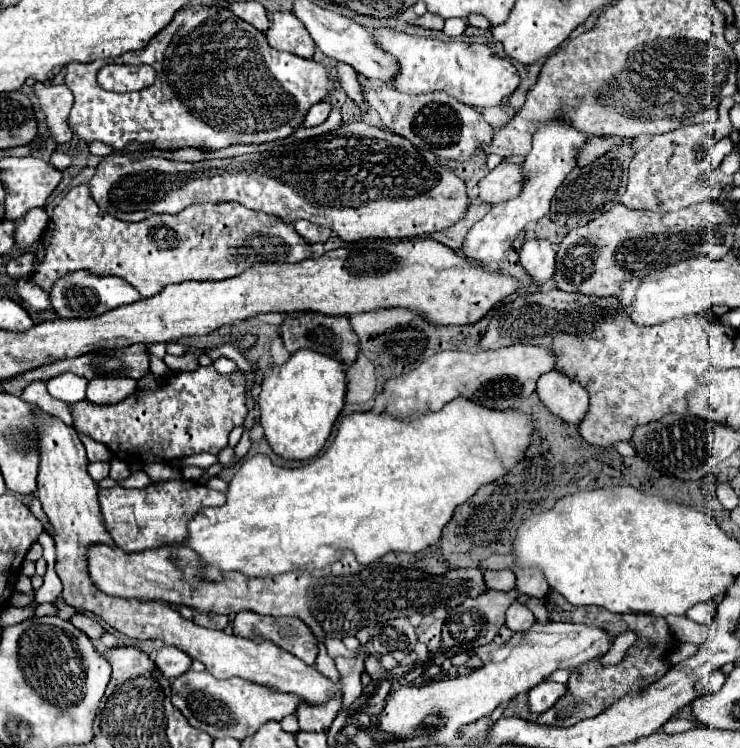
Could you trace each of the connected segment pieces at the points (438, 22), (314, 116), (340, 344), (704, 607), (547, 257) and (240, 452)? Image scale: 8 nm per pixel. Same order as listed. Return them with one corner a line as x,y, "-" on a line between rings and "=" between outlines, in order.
425,13
425,15
417,17
413,23
421,25
421,27
427,27
427,29
441,29
443,27
443,19
439,19
439,15
431,15
431,13
=
315,103
313,107
311,107
311,111
307,113
307,117
305,117
305,121
303,121
303,127
317,127
317,125
321,125
325,119
327,119
327,115
329,115
329,105
327,103
=
299,311
299,313
287,315
279,329
281,329
281,339
289,353
295,353
299,349
313,349
325,355
335,355
345,365
351,365
359,351
359,339
349,323
349,317
331,317
315,311
=
697,603
685,615
687,615
687,619
691,619
695,623
709,625
711,619
713,619
713,615
715,615
715,603
=
527,239
519,259
535,283
545,283
555,273
555,245
549,239
=
247,430
244,431
240,441
234,447
235,449
235,463
239,462
249,451
252,442
249,438
249,433

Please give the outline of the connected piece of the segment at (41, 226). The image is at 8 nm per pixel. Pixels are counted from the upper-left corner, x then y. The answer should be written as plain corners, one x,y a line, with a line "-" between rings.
31,209
29,213
25,213
25,217
15,223
15,245
27,249
37,243
45,233
47,221
49,217
45,209

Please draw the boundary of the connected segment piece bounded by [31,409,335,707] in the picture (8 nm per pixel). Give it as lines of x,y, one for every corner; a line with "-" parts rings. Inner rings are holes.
33,409
31,421
35,423
37,447
39,447
39,475
37,475
37,491
43,511
47,513
51,525
55,527
55,547
57,547
57,575
63,581
61,599
83,611
97,613
103,617
113,629
133,639
161,639
167,645
179,647
191,659
201,661
207,671
217,679
243,677
257,685
275,689
279,693
293,693
307,705
323,705
335,693
335,683
325,675
319,675
313,665
303,663
299,657
289,651
277,647
271,641
253,641
245,637
227,635
223,631
199,627
193,621
181,617
169,605
159,601
135,601
109,597
95,589
87,575
87,557
85,547
93,543
113,545
109,533
103,527
99,503
97,503
97,485
87,473
87,455
83,451
83,443
77,431
71,425
65,425
61,419
43,413
41,409

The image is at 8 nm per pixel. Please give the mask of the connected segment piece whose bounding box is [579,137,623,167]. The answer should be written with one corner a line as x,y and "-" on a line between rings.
591,137
591,139
585,143
583,151
579,153
579,165
583,167
583,165
591,163
593,159
601,157
601,155
607,153
615,143
623,143
623,139
619,139
619,137

